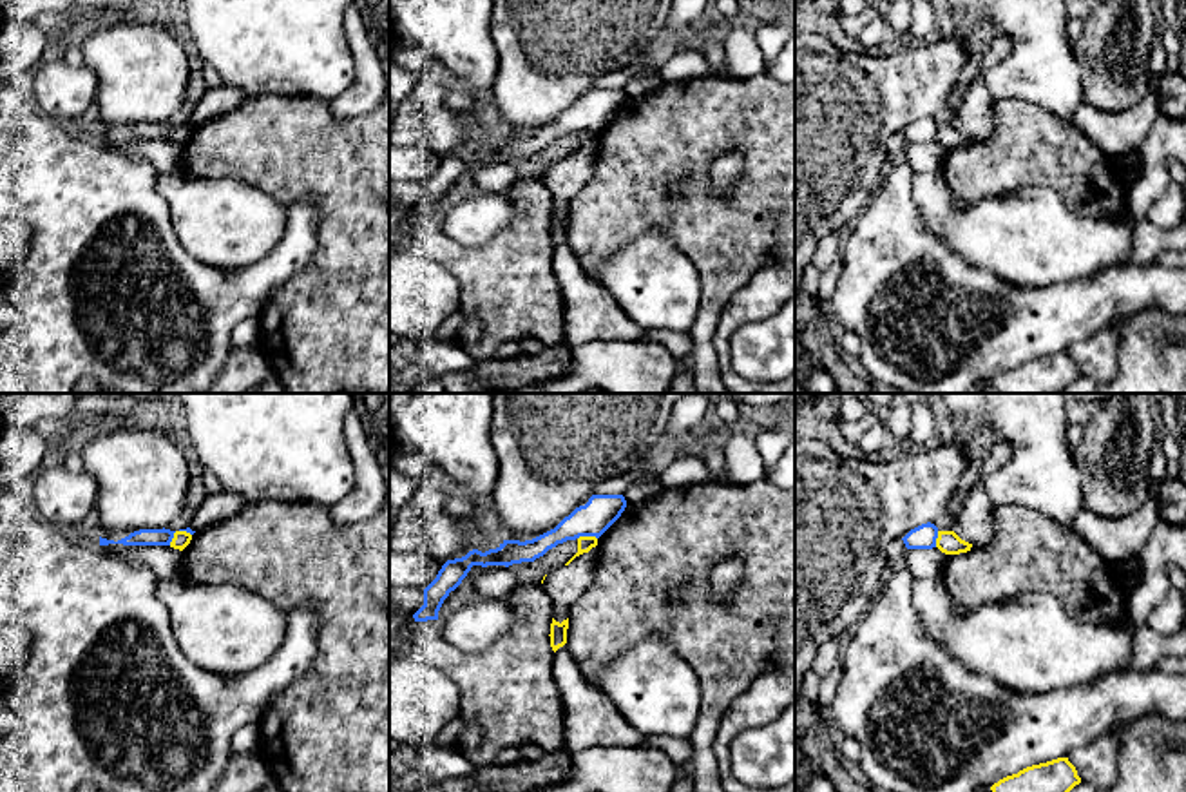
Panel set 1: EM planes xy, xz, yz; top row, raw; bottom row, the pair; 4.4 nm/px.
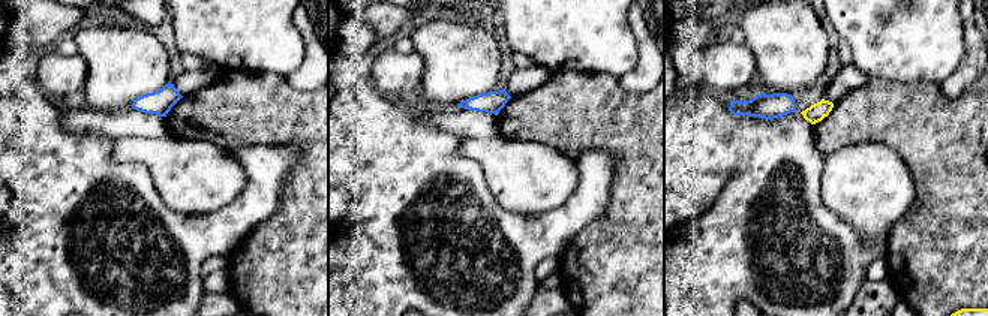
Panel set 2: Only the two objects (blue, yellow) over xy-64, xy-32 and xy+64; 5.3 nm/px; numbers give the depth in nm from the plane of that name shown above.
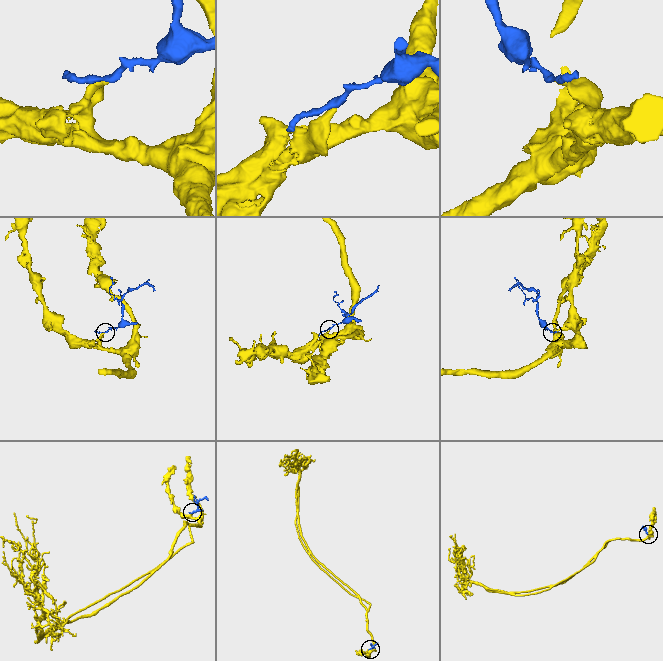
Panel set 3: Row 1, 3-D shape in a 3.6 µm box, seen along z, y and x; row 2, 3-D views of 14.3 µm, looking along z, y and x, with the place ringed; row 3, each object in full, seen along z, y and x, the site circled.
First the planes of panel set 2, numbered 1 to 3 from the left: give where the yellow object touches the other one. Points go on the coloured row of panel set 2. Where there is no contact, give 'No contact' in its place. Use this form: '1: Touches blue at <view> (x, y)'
1: No contact
2: No contact
3: No contact

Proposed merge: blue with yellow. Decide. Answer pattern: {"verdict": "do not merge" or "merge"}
{"verdict": "do not merge"}

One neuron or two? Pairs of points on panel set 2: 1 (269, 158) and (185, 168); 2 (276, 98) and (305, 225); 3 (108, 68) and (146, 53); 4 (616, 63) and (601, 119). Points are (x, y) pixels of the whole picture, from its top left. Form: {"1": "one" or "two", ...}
{"1": "two", "2": "one", "3": "one", "4": "two"}

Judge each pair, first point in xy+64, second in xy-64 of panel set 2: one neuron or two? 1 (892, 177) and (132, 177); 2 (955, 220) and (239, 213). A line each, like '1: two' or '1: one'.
1: two
2: two

